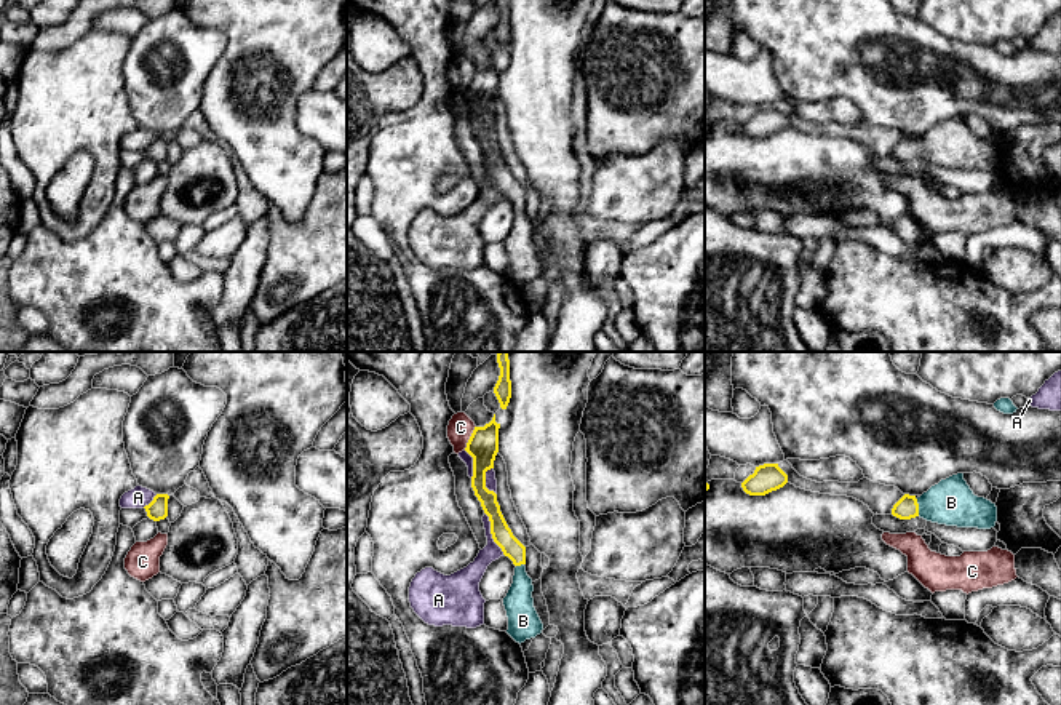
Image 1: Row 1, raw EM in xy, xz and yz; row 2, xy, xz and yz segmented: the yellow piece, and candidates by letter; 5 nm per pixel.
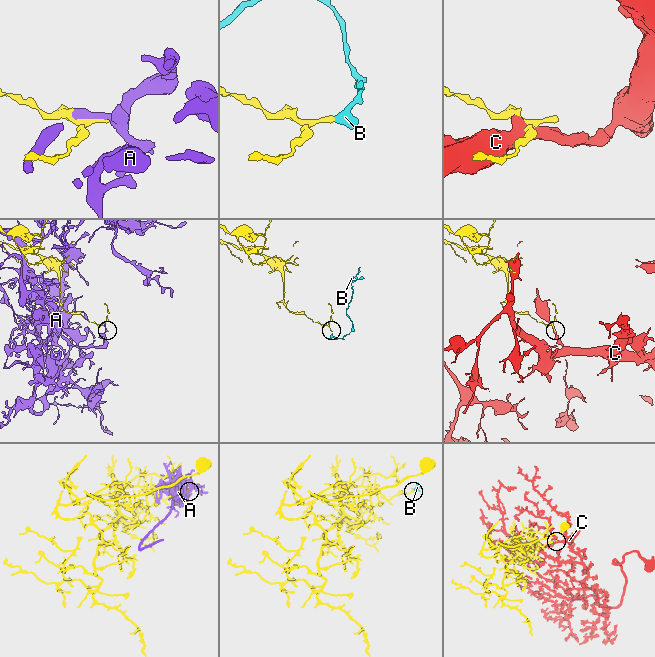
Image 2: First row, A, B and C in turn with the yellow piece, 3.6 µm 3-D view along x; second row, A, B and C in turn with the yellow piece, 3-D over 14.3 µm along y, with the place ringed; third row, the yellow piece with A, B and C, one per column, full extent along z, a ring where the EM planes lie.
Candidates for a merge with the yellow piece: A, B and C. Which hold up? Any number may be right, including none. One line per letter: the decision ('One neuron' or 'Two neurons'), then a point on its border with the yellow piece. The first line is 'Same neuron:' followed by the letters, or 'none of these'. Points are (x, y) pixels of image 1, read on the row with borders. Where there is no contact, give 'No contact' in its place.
Same neuron: B
A: Two neurons. Touches yellow at xz (491, 533)
B: One neuron. Touches yellow at yz (917, 507)
C: Two neurons. Touches yellow at xz (470, 438)

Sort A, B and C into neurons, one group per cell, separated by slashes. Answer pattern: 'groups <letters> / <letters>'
groups A / B / C

